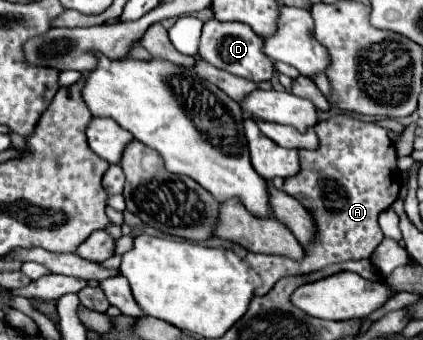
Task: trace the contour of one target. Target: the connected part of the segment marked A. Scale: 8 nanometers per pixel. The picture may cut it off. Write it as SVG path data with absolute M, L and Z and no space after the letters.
M338 113L320 121L314 129L320 137L320 147L316 151L300 151L300 171L284 181L284 191L312 211L318 225L318 237L304 247L304 261L248 253L244 257L246 265L250 265L262 279L262 285L254 291L256 295L266 295L282 277L314 273L328 265L370 257L384 239L378 225L378 213L386 211L396 201L402 187L396 165L396 147L388 137L388 131L348 113Z

